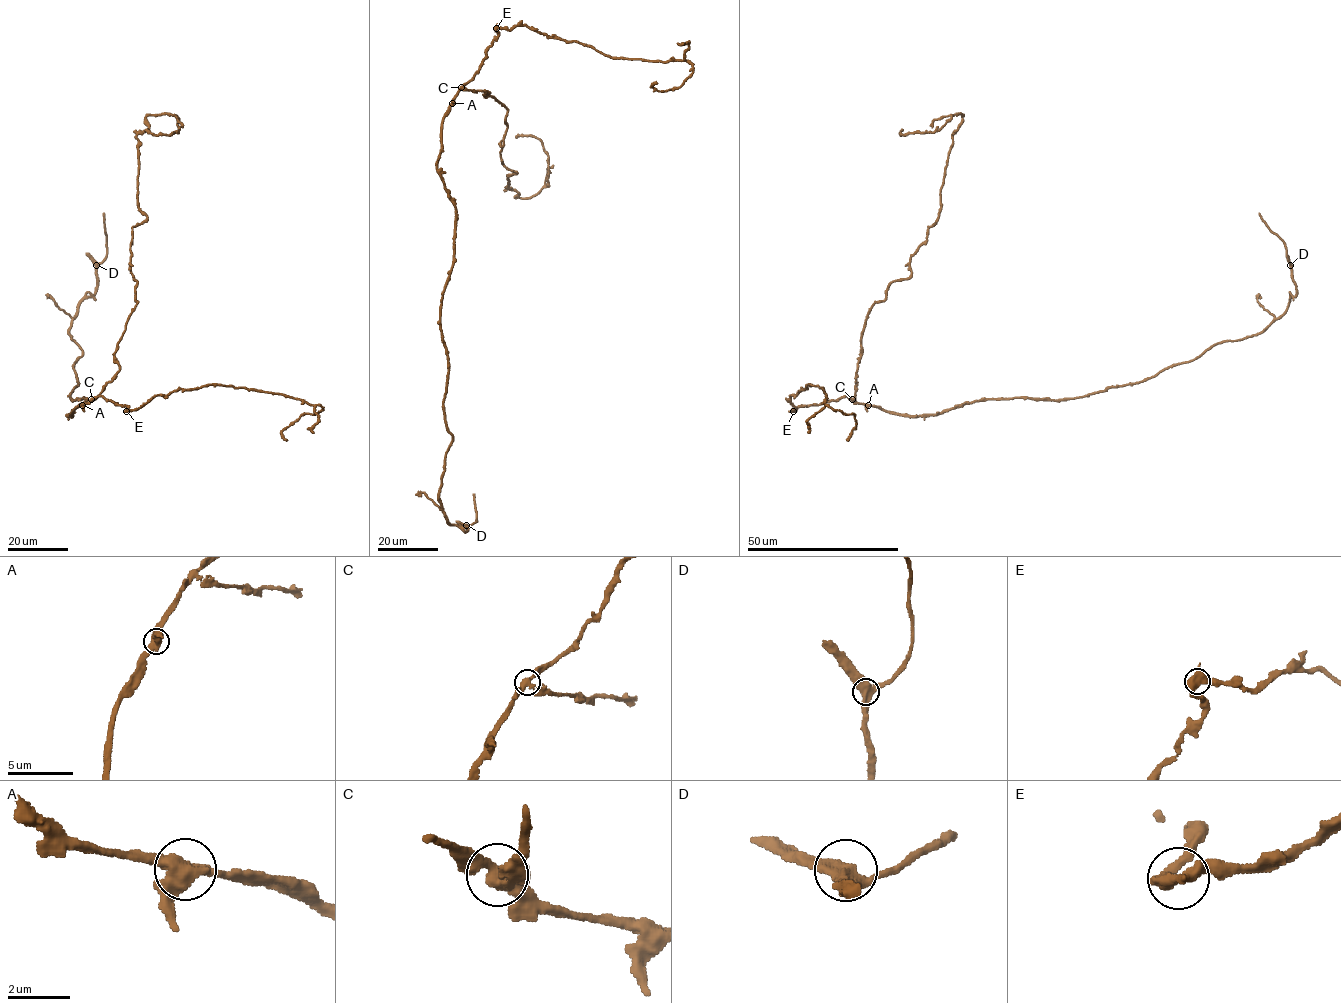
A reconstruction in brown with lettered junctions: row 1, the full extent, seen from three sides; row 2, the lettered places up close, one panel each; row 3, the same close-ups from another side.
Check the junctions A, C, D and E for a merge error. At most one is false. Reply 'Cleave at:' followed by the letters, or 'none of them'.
Cleave at: none of them

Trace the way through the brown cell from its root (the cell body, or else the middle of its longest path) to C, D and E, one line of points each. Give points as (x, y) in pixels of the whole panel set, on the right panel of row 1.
C: (908, 415), (889, 413), (852, 399)
D: (908, 415), (939, 414), (992, 399), (1080, 397), (1146, 380), (1218, 343), (1261, 333), (1296, 294), (1290, 265)
E: (908, 415), (856, 403), (844, 396), (820, 404), (799, 406), (793, 411)

